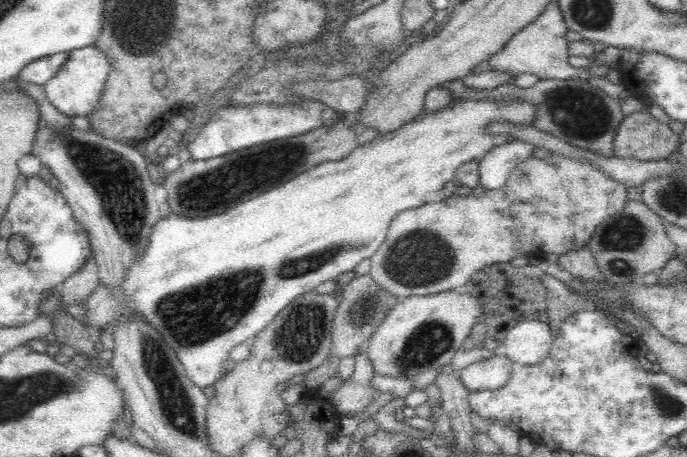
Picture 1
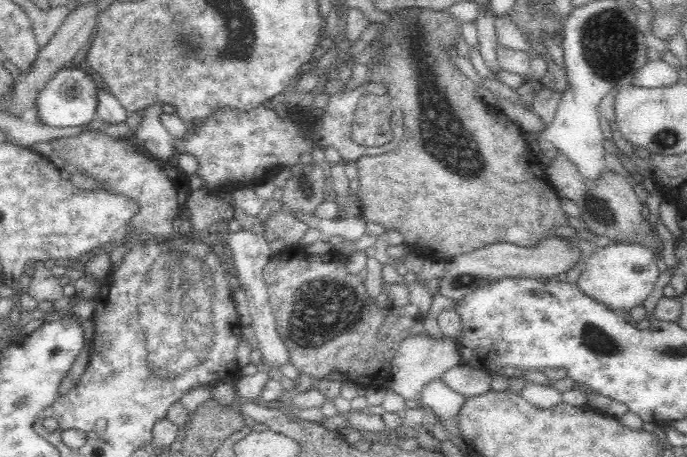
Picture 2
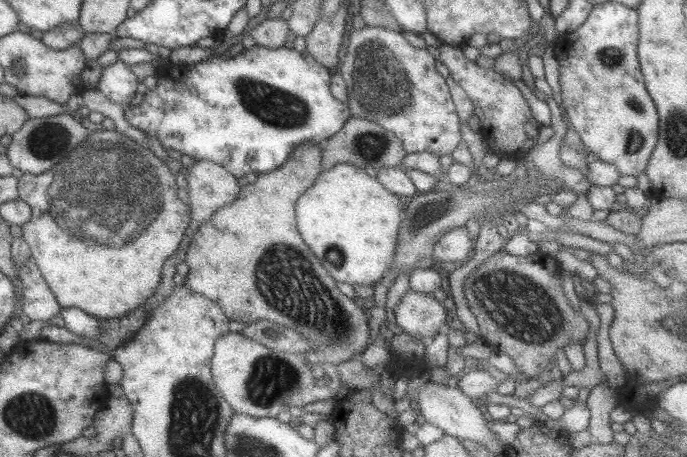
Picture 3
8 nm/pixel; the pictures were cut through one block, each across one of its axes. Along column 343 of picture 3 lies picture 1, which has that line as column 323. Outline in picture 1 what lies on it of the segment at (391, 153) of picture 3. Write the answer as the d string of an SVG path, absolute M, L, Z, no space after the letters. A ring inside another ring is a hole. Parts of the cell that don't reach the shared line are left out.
M340 120L335 126L312 130L296 137L262 142L221 157L186 161L174 172L163 175L162 186L168 191L167 202L171 212L184 218L206 218L222 214L239 203L260 196L313 166L342 160L360 143L350 123L346 125Z

